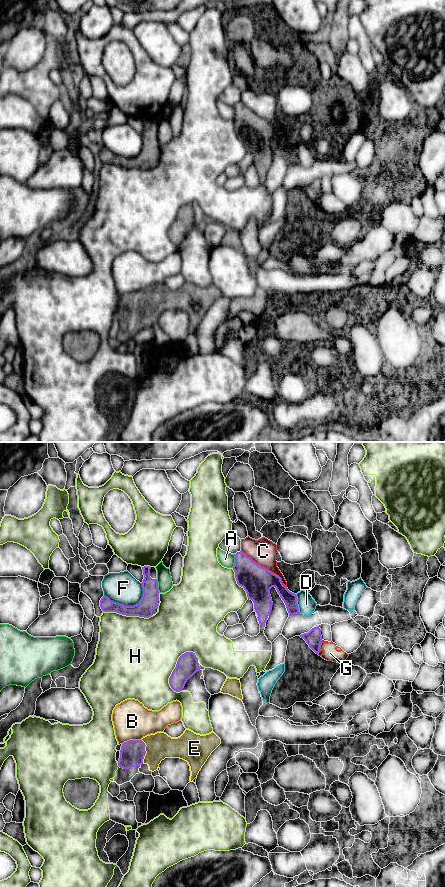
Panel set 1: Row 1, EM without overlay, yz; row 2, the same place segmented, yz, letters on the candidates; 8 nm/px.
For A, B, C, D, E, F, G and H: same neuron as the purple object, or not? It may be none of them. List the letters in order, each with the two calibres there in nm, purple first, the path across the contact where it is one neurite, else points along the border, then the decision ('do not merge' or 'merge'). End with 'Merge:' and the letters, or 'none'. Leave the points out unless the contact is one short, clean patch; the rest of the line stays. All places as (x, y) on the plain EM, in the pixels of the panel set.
A: 240/110 nm | do not merge
B: 200/300 nm | do not merge
C: 240/200 nm | do not merge
D: 110/140 nm | do not merge
E: 200/220 nm | across yz (132, 304), (145, 303), (159, 298) | merge
F: 140/240 nm | do not merge
G: 140/110 nm | along yz (321, 193), (319, 202) | do not merge
H: 180/480 nm | do not merge
Merge: E

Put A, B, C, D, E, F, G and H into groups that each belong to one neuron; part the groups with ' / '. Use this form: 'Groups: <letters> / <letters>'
Groups: A / B / C G / D / E / F / H

